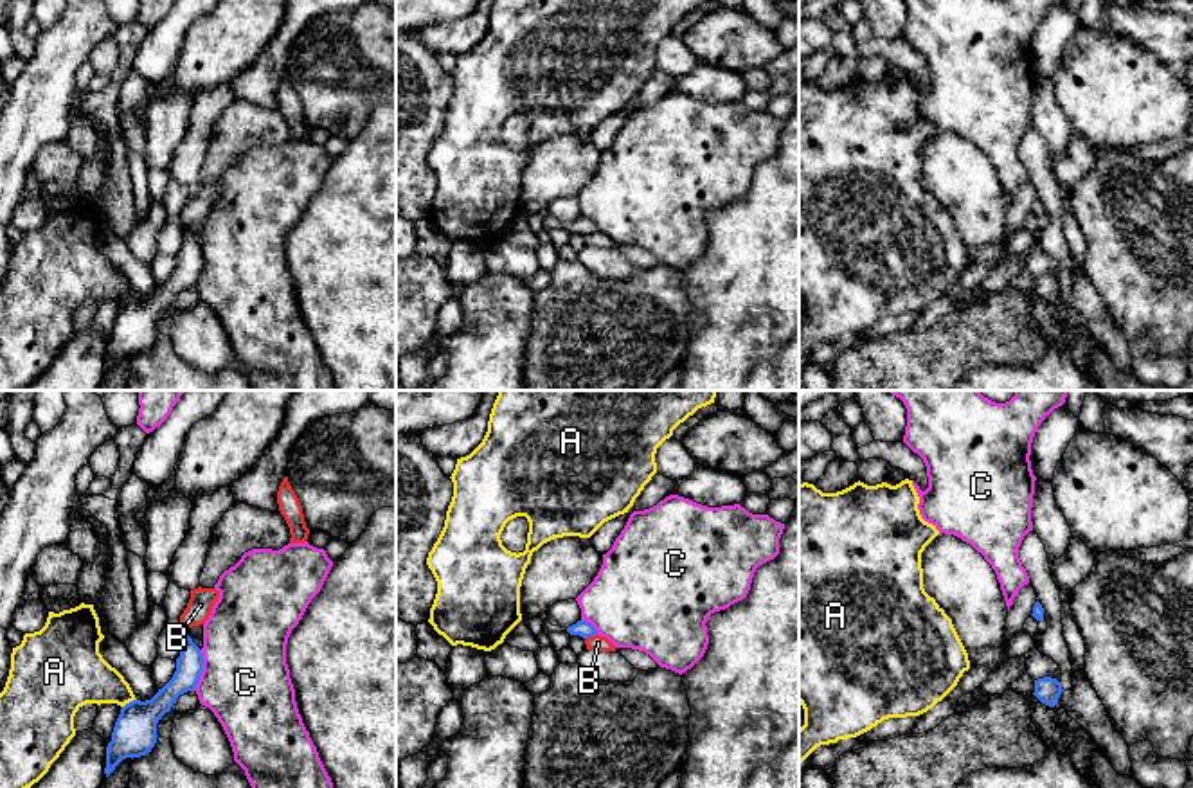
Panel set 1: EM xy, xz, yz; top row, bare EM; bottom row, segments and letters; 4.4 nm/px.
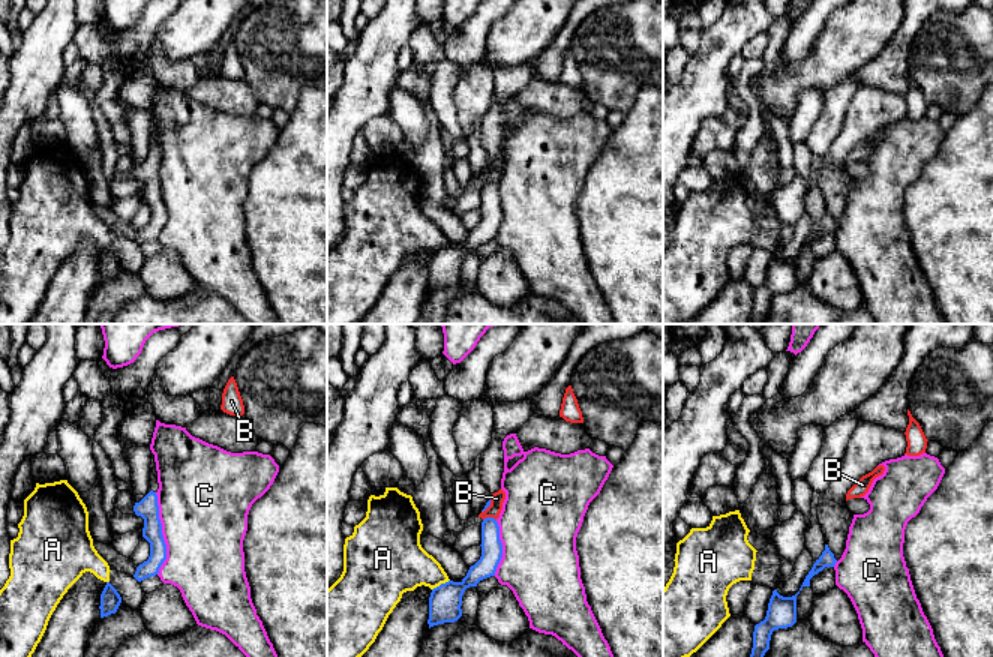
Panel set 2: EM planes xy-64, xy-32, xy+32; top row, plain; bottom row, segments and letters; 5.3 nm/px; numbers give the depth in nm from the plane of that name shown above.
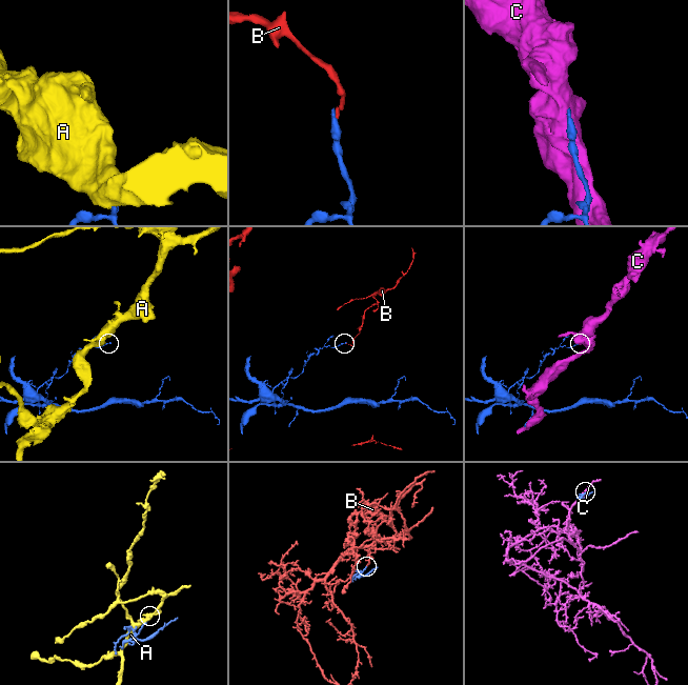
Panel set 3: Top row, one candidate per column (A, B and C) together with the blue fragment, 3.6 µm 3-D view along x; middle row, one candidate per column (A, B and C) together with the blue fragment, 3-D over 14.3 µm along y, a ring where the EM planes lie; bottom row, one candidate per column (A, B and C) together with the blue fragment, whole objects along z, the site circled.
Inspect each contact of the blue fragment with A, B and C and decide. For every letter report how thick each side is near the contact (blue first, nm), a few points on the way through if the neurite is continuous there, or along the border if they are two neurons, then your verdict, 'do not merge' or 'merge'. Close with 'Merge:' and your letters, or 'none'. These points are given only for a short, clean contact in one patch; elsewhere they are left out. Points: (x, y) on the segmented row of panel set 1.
A: calibres 190 and 240 nm; do not merge
B: calibres 70 and 70 nm; border xz (596, 634), (585, 639); do not merge
C: calibres 120 and 400 nm; border xy (202, 650), (202, 673), (193, 689); do not merge
Merge: none

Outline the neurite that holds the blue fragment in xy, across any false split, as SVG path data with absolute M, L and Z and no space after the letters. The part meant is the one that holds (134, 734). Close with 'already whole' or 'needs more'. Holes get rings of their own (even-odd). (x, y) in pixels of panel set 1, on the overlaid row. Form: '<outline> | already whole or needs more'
M184 630L184 646L176 658L173 678L146 702L133 700L121 709L115 721L112 741L106 747L106 777L126 757L140 757L151 752L157 743L157 723L171 711L175 700L194 691L203 671L202 649Z | already whole

